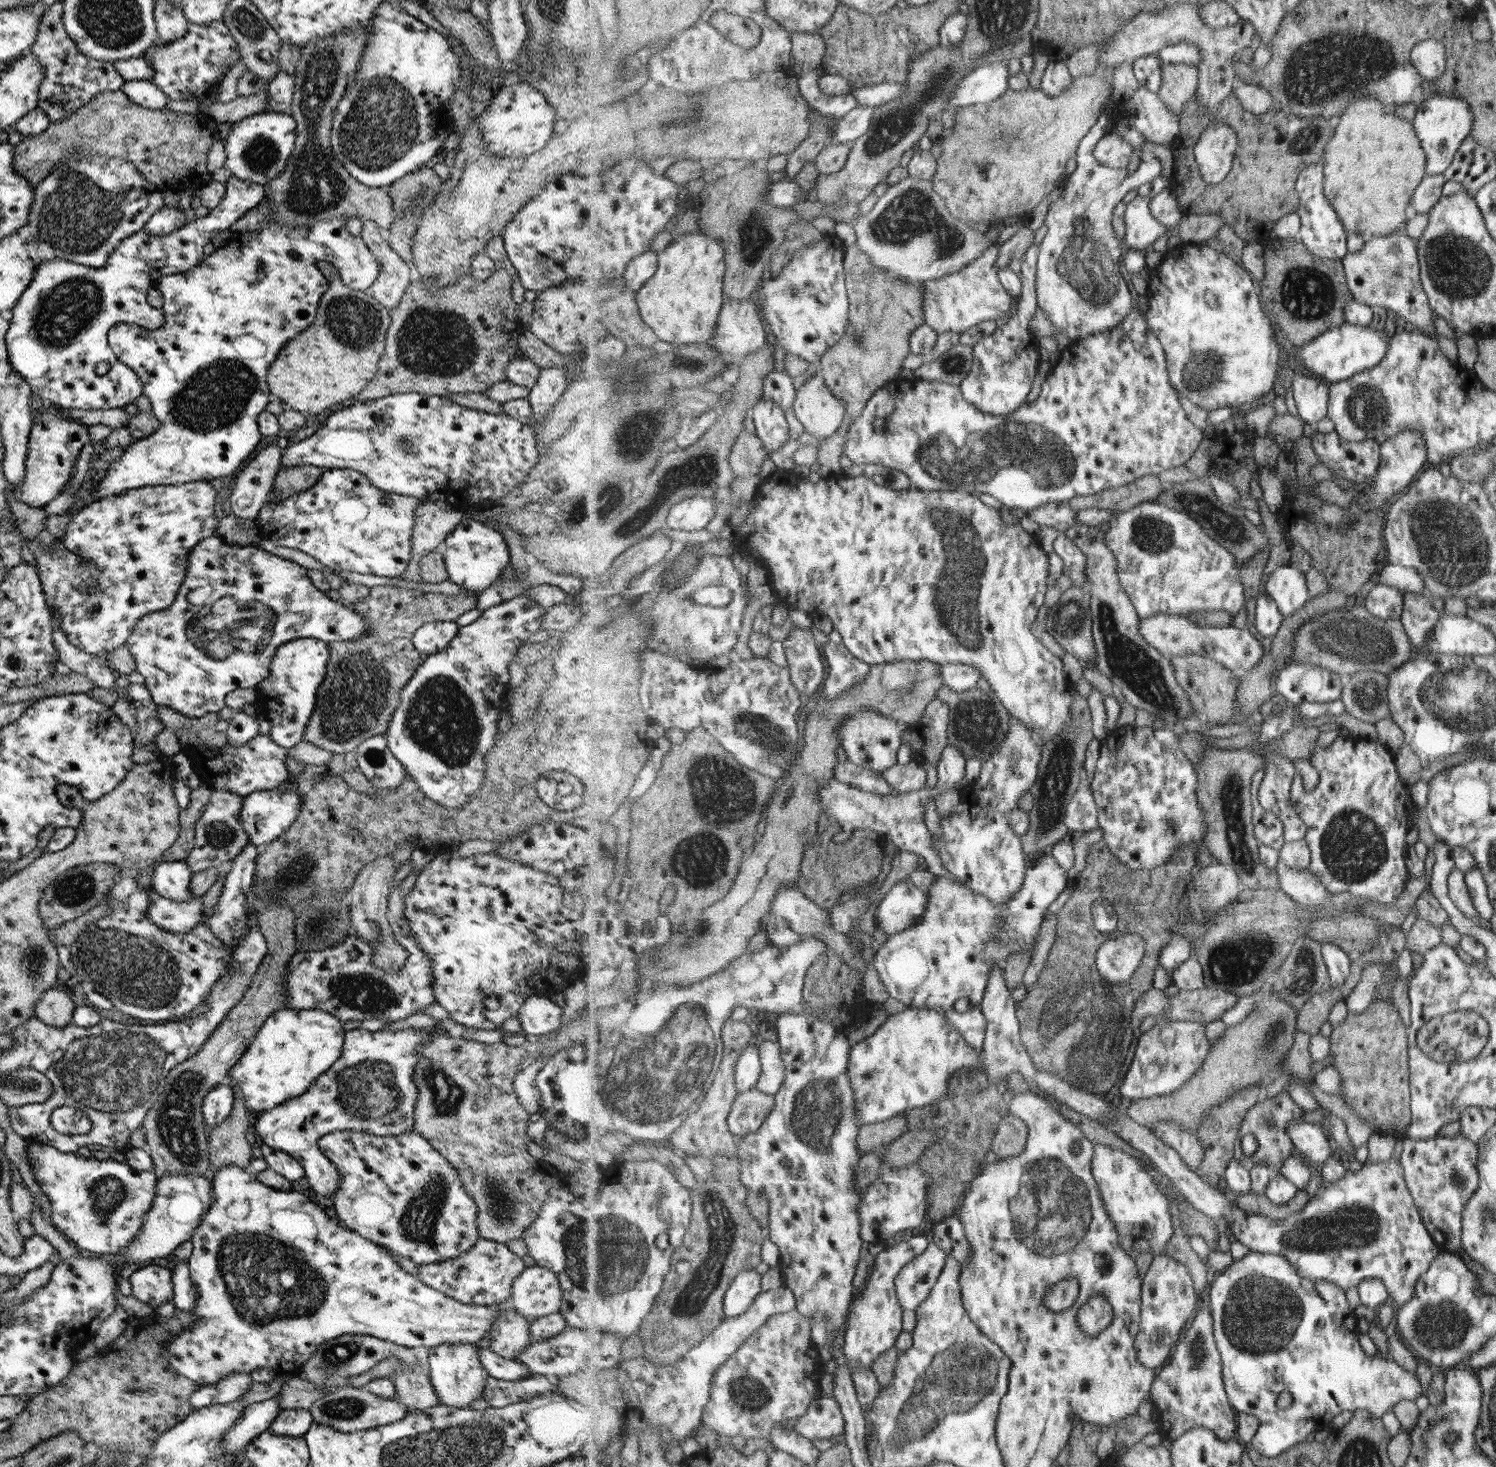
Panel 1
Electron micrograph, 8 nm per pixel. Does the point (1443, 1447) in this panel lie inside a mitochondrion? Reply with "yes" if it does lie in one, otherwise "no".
no

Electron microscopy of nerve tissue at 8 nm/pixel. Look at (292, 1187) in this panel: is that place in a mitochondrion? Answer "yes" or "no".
no

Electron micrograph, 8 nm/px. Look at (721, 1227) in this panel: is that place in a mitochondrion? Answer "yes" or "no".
yes

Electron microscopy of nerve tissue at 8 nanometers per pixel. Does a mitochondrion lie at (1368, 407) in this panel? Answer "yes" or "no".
yes

